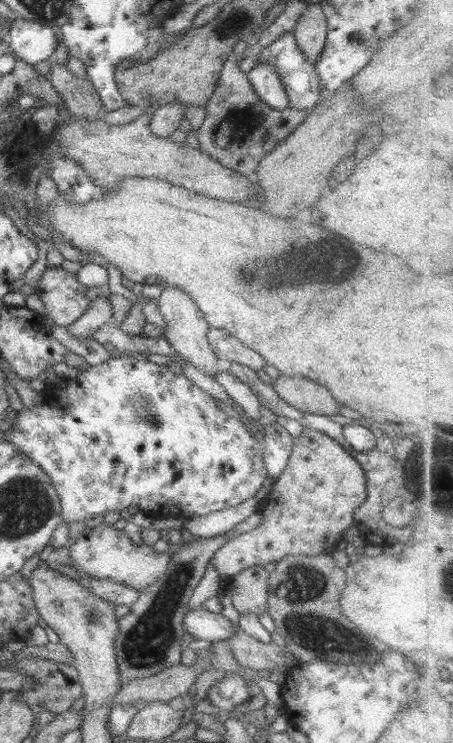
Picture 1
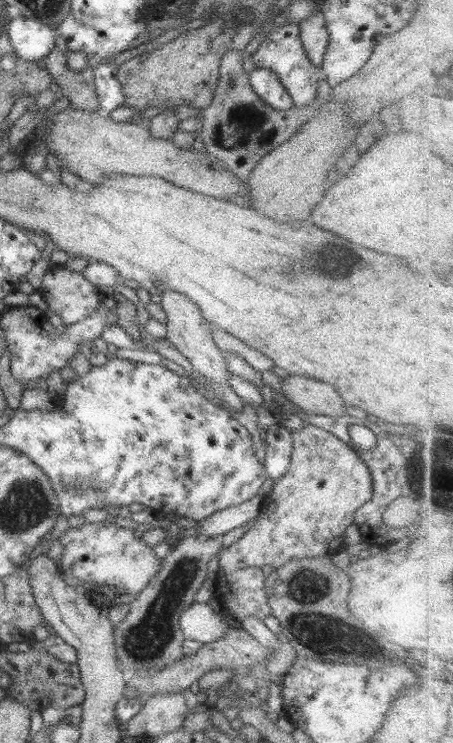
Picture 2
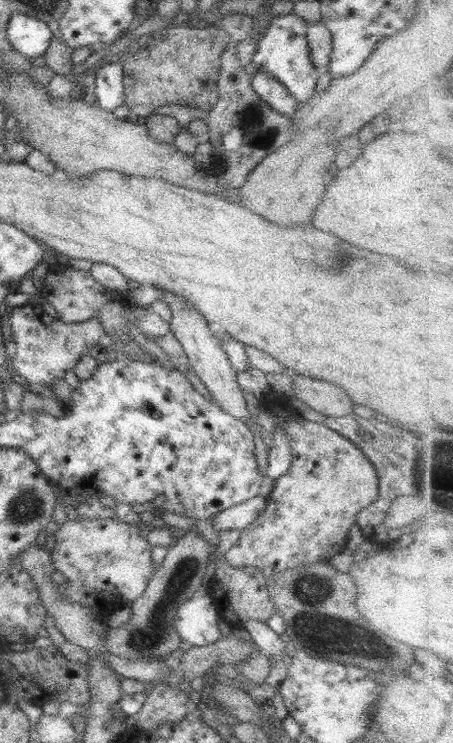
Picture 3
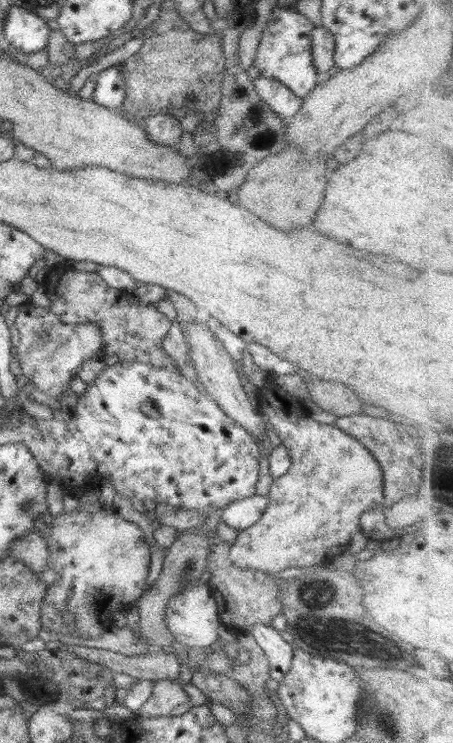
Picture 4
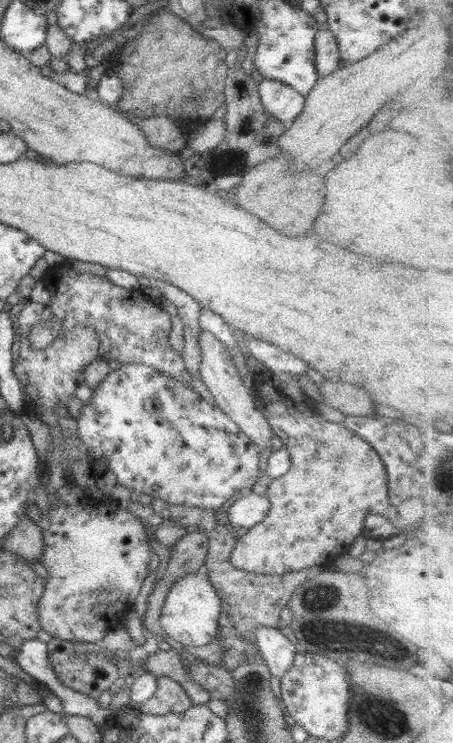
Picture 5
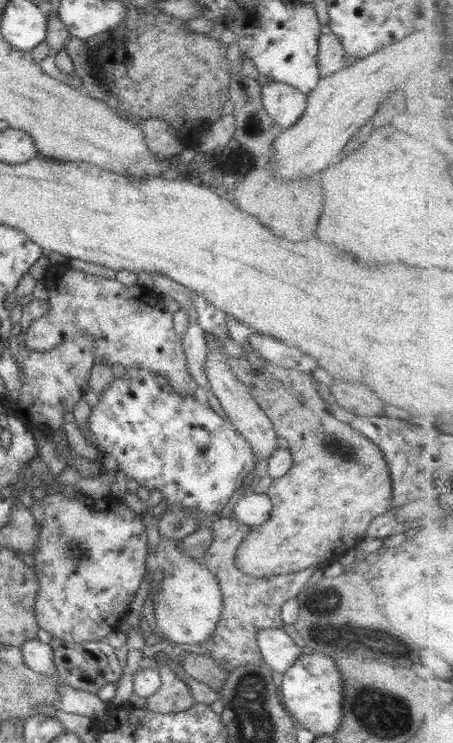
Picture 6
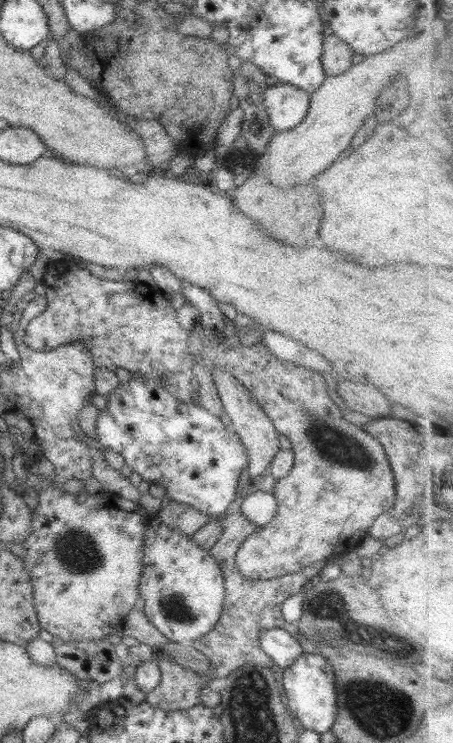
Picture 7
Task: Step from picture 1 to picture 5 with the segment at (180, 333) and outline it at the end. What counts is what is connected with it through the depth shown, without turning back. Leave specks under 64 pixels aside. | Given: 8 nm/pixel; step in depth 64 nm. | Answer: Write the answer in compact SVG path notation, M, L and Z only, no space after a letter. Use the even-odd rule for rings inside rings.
M200 329L197 339L201 352L201 361L198 367L199 376L201 376L201 381L206 385L210 394L214 396L215 404L240 427L240 430L242 430L256 446L259 446L260 450L271 446L270 440L273 434L268 424L268 419L259 408L255 397L246 389L233 363L230 350L206 329Z

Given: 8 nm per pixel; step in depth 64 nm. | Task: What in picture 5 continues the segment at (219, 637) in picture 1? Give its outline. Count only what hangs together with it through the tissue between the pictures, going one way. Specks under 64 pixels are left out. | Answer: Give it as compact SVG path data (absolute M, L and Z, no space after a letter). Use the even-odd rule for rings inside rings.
M203 569L198 572L184 573L174 581L170 593L166 595L159 623L165 634L184 646L206 646L215 640L218 634L221 607L222 600Z

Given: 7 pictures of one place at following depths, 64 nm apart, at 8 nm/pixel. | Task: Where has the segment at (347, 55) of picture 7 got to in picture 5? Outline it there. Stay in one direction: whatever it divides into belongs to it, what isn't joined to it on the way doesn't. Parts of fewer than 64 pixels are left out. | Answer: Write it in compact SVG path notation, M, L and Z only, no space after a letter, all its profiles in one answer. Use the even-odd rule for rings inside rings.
M327 29L315 34L314 51L315 64L319 77L326 77L340 70L342 58L338 51L337 38Z

